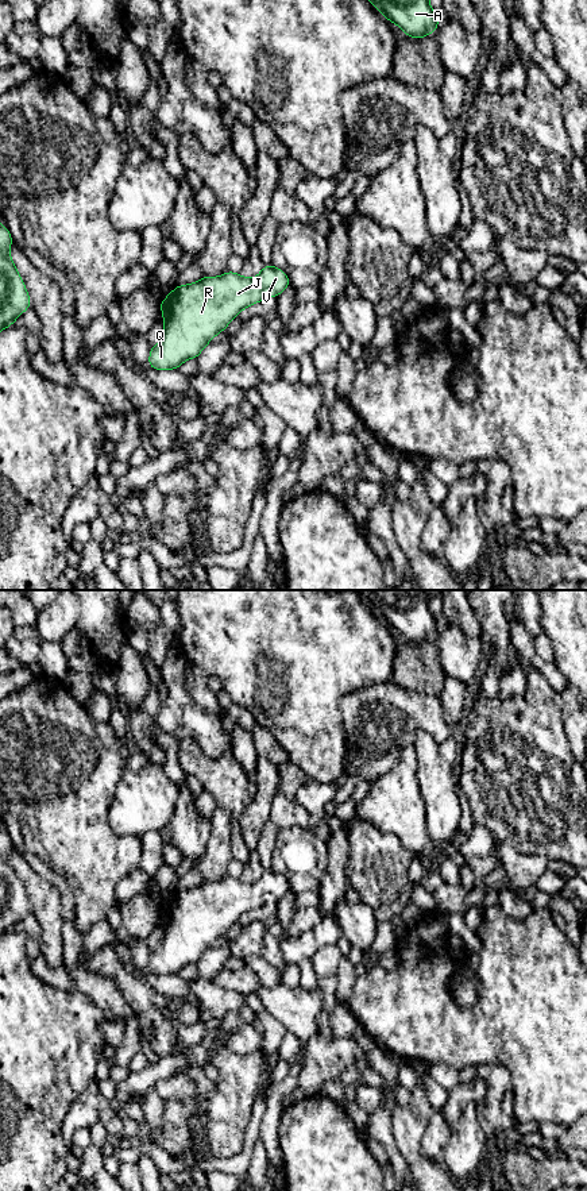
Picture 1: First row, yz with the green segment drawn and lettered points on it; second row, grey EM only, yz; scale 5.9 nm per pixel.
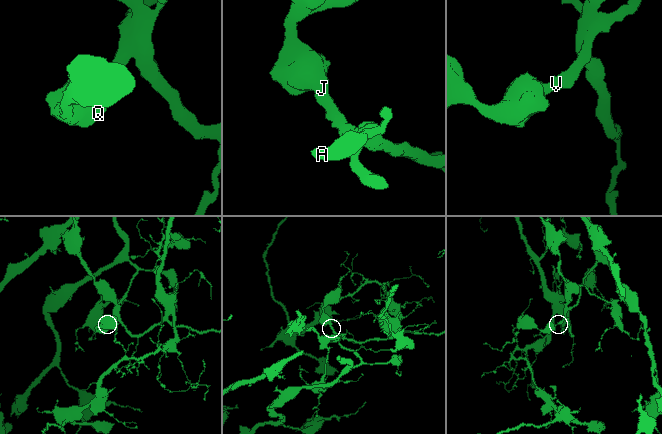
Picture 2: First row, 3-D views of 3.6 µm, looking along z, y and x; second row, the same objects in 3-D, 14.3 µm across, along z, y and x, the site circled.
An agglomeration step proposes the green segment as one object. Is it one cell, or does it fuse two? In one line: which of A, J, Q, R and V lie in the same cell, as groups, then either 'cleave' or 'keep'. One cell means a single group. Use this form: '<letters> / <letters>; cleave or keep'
A J Q R V; keep

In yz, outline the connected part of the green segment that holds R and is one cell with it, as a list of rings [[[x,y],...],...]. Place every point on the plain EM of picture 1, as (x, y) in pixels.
[[[275,870],[263,871],[259,880],[251,884],[227,875],[220,882],[202,880],[194,889],[175,890],[159,907],[159,916],[163,917],[163,940],[157,951],[150,952],[147,971],[154,975],[175,975],[186,964],[197,964],[204,952],[225,936],[242,914],[269,902],[277,903],[289,891],[291,890],[287,879]]]

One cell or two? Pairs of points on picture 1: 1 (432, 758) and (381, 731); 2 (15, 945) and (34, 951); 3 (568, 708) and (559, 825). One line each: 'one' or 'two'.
1: two
2: two
3: two

